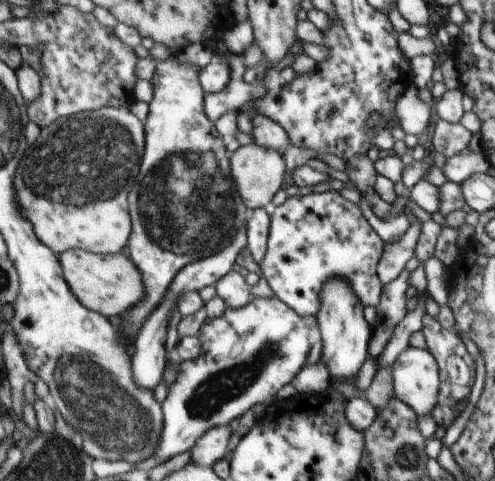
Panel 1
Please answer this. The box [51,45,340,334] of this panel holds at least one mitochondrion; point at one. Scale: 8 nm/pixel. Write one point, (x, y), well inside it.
(184, 207)

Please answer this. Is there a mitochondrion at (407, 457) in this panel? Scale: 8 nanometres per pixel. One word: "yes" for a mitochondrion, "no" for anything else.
yes

